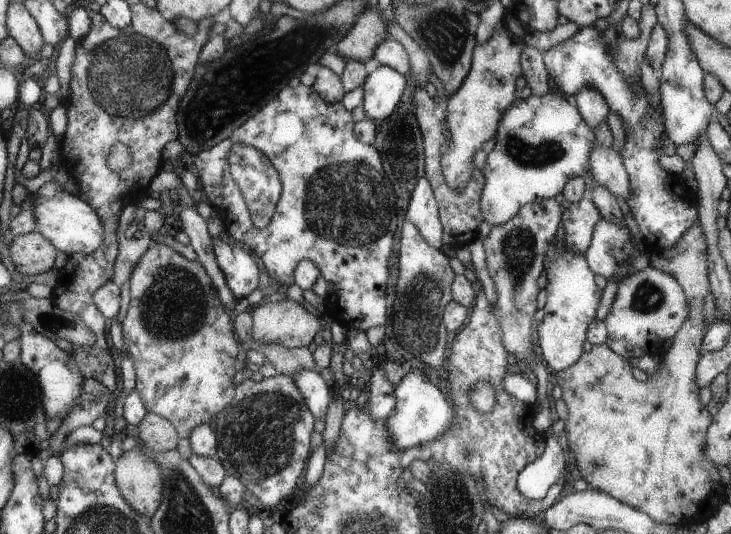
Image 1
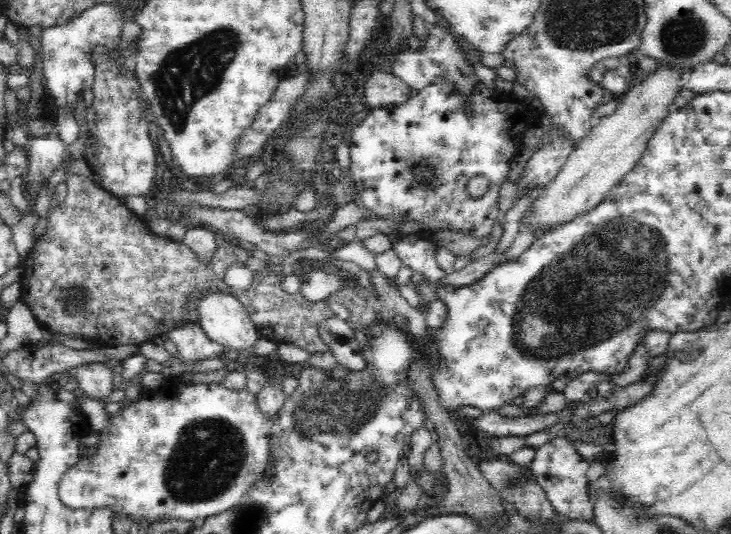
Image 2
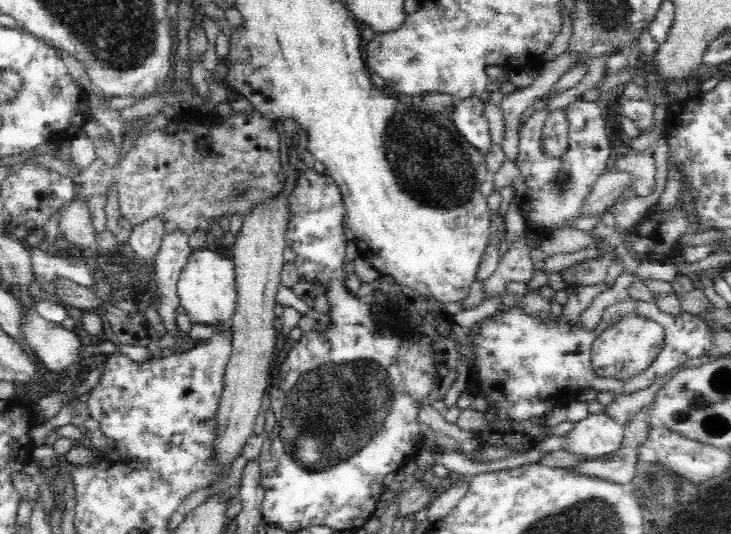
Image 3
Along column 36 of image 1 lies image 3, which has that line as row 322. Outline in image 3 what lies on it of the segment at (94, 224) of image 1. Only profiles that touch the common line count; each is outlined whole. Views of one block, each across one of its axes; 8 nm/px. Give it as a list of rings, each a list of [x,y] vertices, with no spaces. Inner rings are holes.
[[[214,249],[192,250],[180,271],[177,289],[180,305],[186,310],[192,324],[216,326],[225,320],[230,321],[237,299],[234,261]]]

